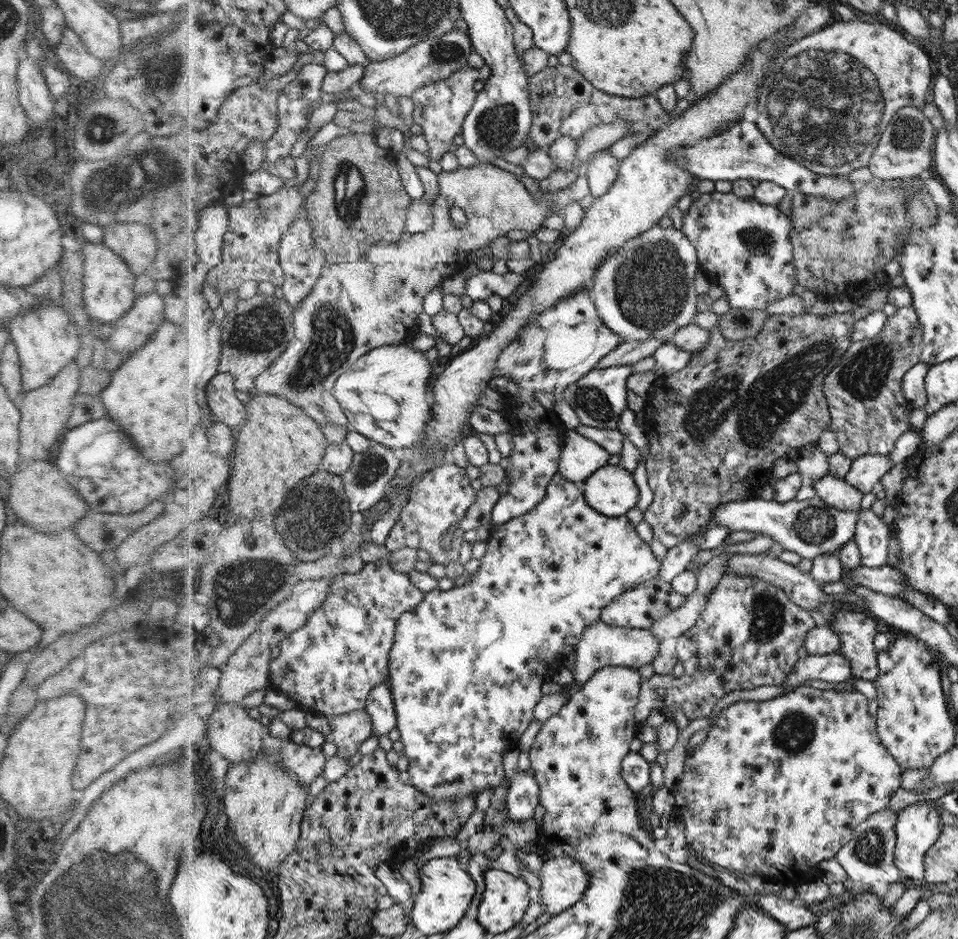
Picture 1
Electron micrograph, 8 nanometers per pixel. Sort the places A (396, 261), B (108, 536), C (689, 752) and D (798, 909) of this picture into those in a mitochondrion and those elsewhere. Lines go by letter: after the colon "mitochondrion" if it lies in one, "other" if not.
A: other
B: other
C: other
D: other

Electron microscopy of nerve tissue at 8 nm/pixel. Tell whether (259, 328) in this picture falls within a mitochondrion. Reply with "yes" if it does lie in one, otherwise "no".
yes

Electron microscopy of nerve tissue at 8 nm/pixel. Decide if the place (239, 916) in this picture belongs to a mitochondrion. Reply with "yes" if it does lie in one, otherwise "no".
no

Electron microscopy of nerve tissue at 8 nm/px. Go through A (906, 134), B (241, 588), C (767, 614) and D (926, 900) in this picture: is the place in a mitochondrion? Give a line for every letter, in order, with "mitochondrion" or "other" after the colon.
A: mitochondrion
B: mitochondrion
C: mitochondrion
D: other

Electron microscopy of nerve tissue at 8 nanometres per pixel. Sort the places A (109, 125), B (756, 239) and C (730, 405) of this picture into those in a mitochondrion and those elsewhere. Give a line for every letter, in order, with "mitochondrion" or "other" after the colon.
A: mitochondrion
B: mitochondrion
C: mitochondrion

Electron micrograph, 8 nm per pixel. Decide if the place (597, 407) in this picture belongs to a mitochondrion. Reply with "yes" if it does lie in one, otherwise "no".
yes

